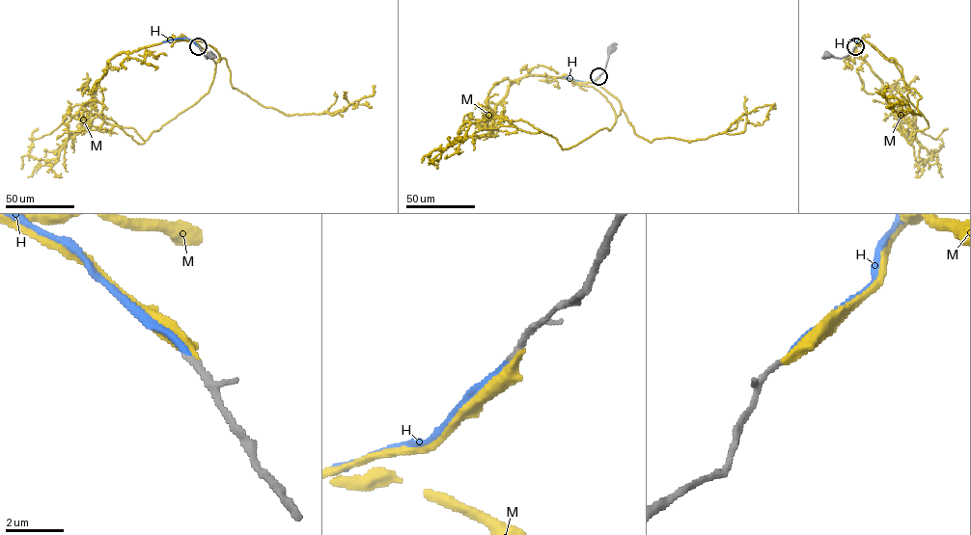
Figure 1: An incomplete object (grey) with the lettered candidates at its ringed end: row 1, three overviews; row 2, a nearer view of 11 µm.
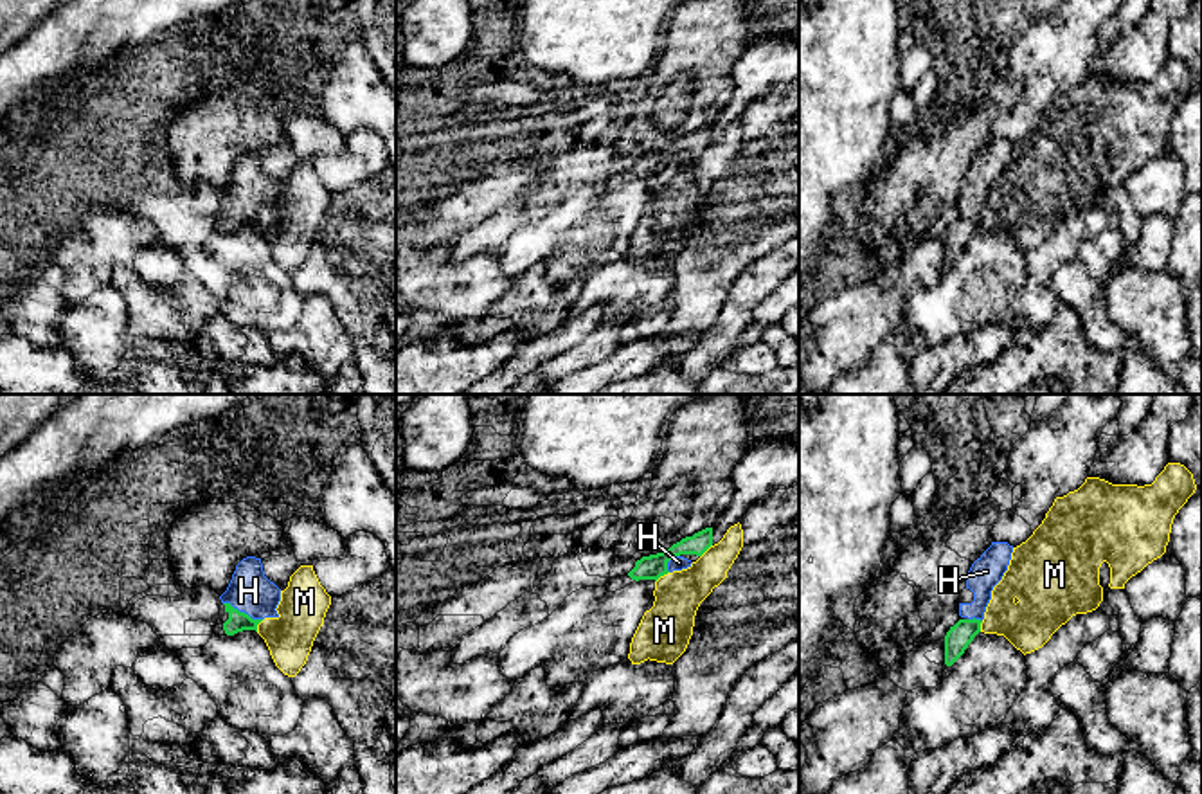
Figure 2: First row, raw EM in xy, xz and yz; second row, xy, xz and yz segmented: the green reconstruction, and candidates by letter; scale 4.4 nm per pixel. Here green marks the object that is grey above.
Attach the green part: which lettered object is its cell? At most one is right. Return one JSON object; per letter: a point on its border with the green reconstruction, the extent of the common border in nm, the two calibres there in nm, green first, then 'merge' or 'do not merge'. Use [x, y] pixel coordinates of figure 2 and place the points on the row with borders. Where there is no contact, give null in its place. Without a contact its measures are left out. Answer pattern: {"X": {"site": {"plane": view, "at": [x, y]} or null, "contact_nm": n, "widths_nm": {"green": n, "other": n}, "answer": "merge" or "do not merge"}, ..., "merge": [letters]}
{"H": {"site": {"plane": "xy", "at": [243, 613]}, "contact_nm": 190, "widths_nm": {"green": 90, "other": 190}, "answer": "merge"}, "M": {"site": {"plane": "xz", "at": [661, 575]}, "contact_nm": 80, "widths_nm": {"green": 110, "other": 240}, "answer": "do not merge"}, "merge": ["H"]}

